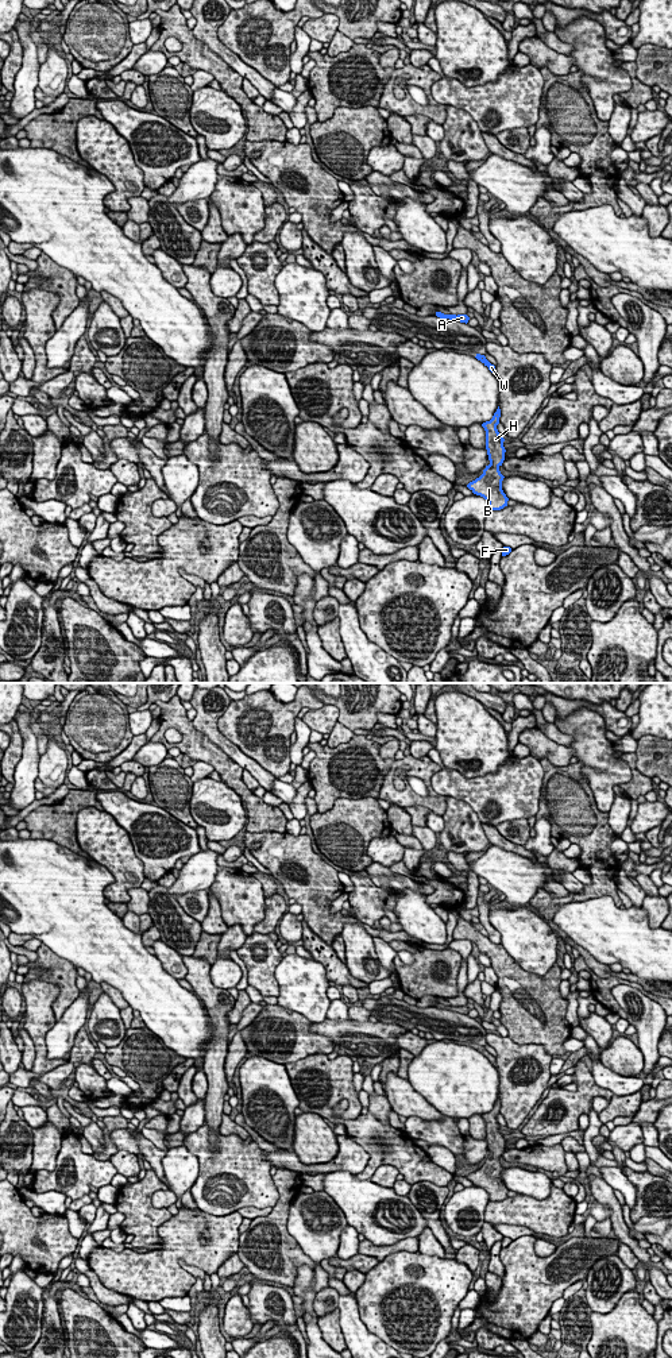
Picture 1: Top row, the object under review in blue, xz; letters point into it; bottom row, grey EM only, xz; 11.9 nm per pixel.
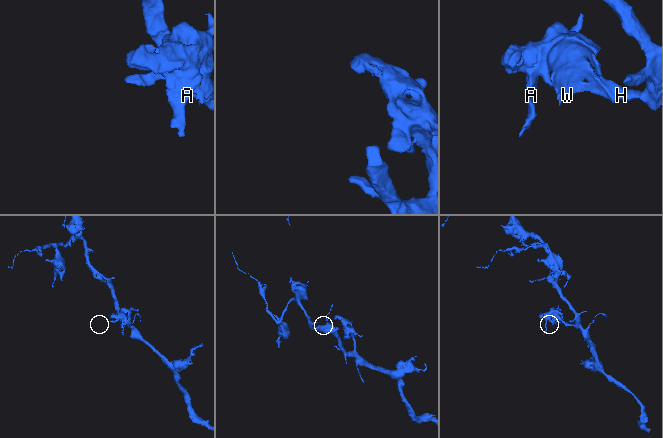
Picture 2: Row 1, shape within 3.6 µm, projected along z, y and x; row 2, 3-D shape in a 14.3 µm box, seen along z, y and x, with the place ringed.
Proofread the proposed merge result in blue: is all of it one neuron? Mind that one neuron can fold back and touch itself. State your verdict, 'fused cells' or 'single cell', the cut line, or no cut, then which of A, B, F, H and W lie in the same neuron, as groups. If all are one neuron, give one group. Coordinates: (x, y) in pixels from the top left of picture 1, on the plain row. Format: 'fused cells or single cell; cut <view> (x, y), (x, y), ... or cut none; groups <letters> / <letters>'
single cell; cut none; groups A B F H W

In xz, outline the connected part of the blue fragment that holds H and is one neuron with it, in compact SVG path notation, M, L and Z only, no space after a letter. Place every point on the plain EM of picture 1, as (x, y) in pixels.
M498 1097L490 1112L482 1115L486 1122L486 1141L490 1156L486 1157L483 1165L470 1173L467 1178L476 1187L483 1188L488 1193L490 1201L501 1201L507 1197L509 1189L502 1181L503 1166L499 1162L505 1151L505 1130L499 1126L497 1116L499 1115L501 1100Z

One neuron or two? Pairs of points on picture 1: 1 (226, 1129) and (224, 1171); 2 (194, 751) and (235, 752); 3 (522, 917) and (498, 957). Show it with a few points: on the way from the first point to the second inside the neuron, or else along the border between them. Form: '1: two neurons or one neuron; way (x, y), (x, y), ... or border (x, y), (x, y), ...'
1: two neurons; border (220, 1133), (236, 1134), (243, 1139)
2: two neurons; border (200, 732), (243, 768)
3: two neurons; border (501, 944), (524, 971)

